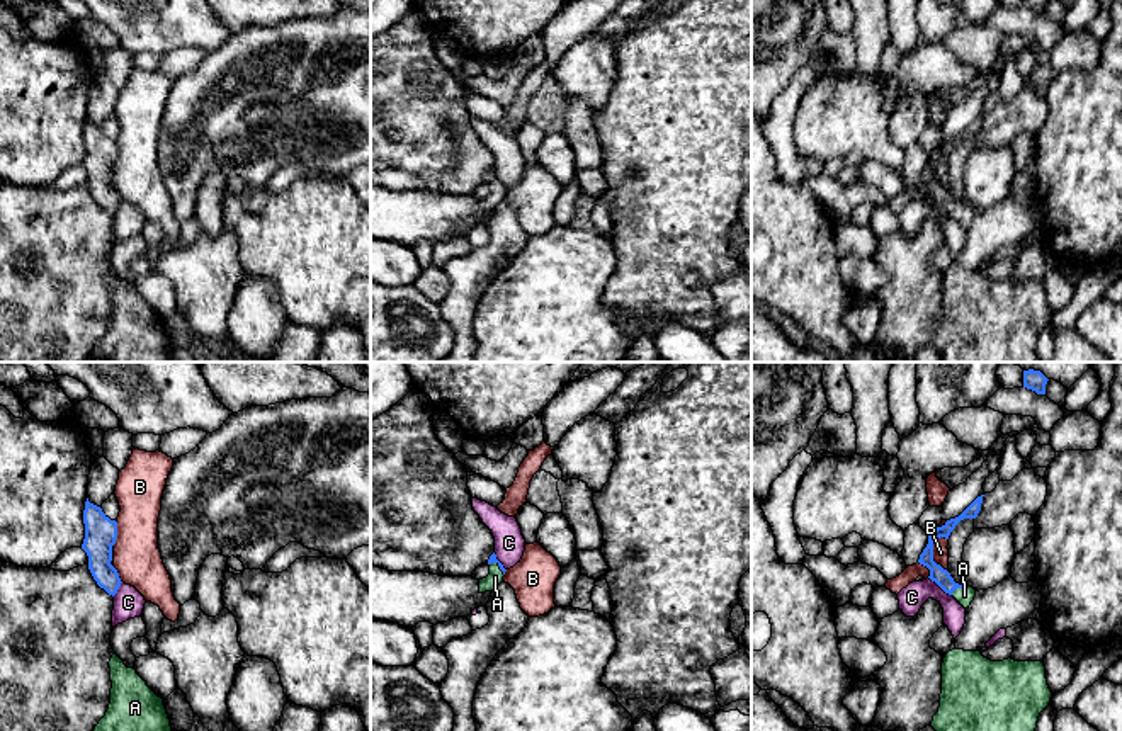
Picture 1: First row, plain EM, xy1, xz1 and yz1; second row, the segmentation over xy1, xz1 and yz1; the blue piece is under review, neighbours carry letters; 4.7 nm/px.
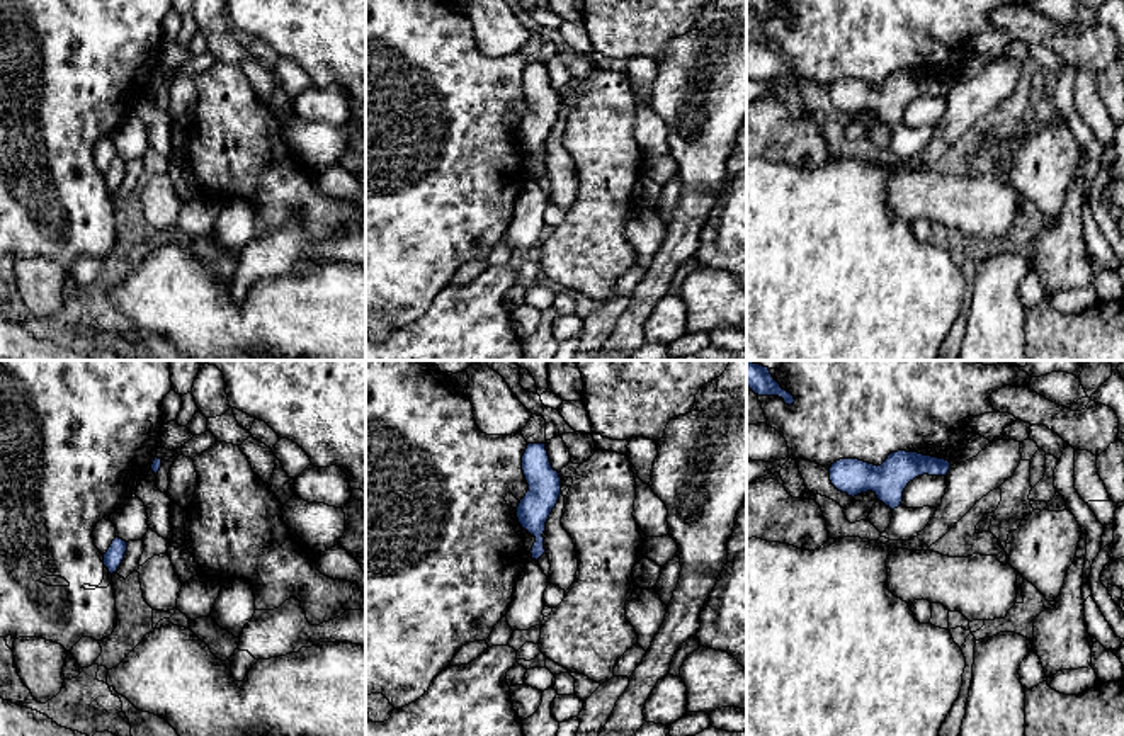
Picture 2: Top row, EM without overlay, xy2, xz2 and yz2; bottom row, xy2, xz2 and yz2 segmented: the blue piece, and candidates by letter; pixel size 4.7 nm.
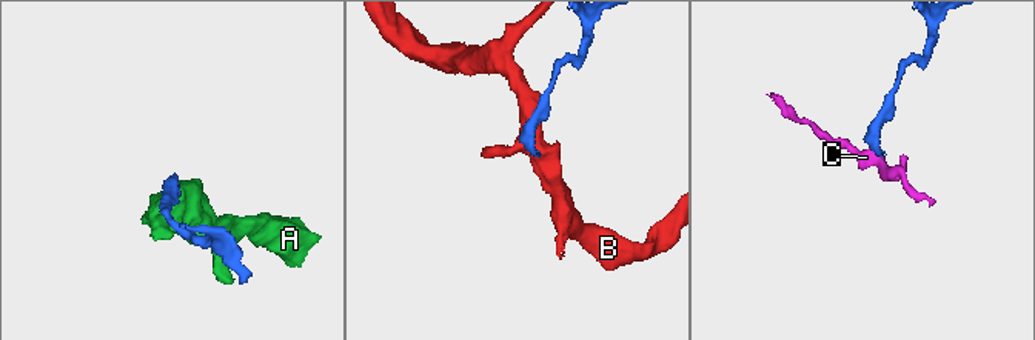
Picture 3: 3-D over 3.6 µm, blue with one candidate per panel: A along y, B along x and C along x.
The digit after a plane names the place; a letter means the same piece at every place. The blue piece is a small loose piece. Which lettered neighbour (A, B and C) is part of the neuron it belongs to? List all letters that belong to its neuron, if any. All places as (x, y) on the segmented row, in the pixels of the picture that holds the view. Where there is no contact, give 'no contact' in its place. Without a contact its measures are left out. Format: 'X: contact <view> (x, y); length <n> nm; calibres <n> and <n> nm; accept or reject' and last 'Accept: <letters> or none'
A: contact yz1 (957, 587); length 80 nm; calibres 80 and 90 nm; accept
B: contact yz1 (932, 555); length 180 nm; calibres 80 and 80 nm; reject
C: contact yz1 (940, 587); length 140 nm; calibres 80 and 120 nm; reject
Accept: A

